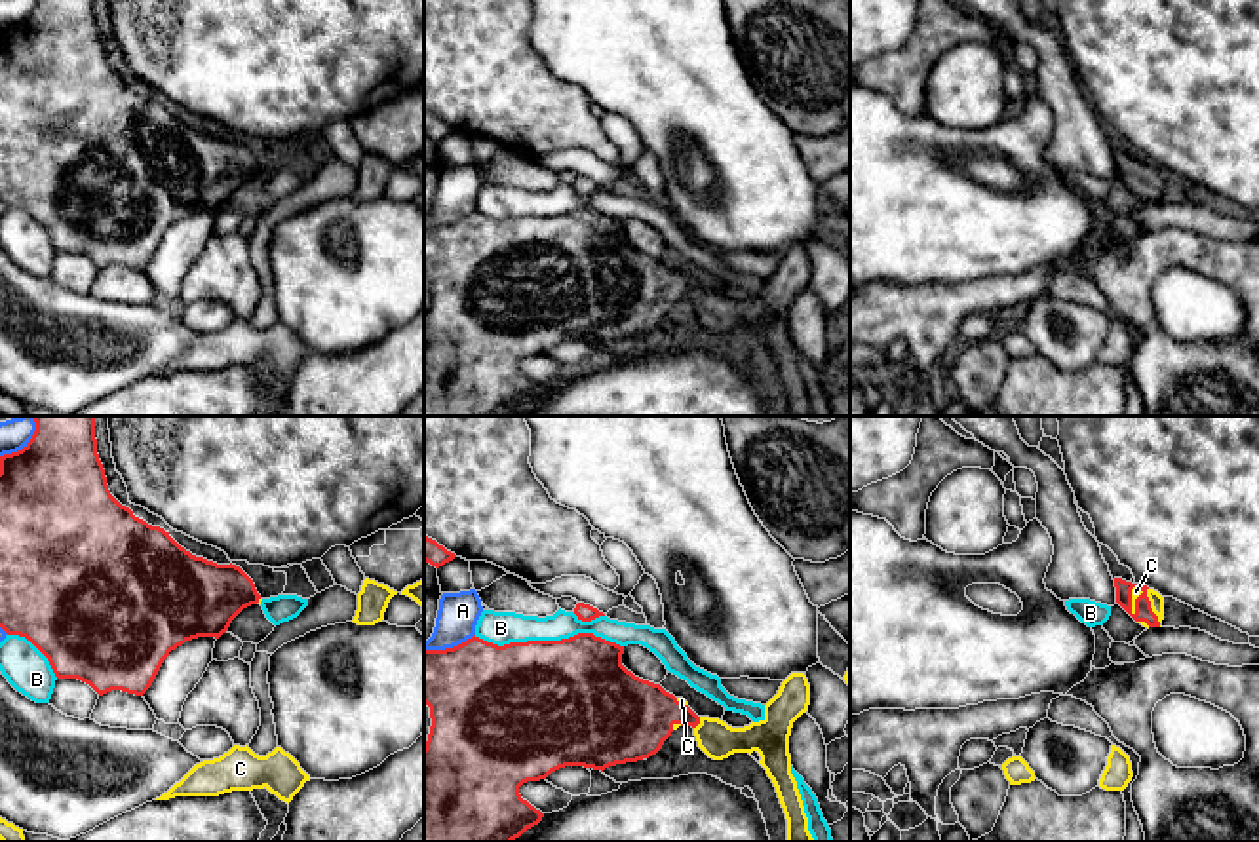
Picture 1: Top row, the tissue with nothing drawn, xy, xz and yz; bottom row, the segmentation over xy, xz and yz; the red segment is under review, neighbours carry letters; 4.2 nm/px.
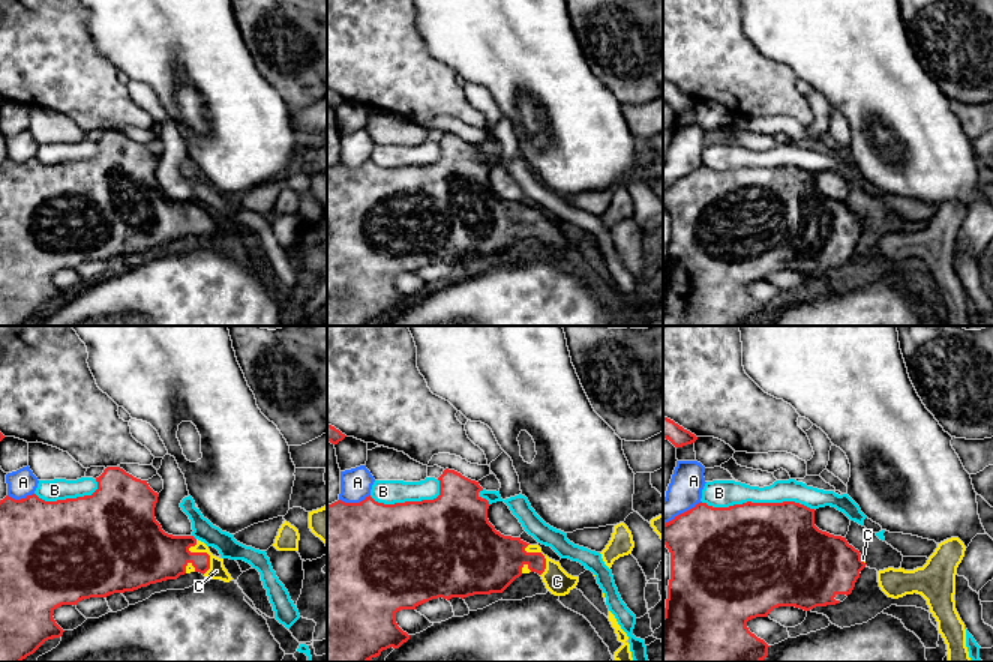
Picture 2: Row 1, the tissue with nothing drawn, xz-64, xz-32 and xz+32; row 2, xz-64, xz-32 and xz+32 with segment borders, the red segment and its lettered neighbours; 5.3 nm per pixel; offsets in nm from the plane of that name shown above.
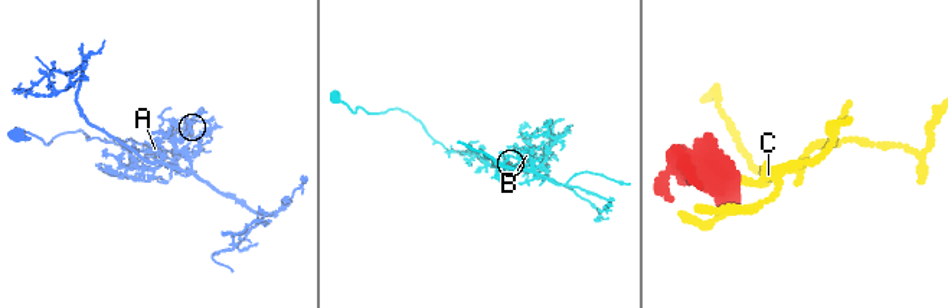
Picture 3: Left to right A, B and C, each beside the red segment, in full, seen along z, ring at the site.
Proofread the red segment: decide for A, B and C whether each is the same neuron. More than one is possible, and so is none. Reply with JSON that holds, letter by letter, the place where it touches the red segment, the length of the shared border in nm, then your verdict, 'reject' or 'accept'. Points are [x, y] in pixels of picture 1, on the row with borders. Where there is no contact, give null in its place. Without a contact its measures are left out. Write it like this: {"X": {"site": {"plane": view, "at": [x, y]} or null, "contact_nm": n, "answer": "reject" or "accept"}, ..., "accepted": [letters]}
{"A": {"site": {"plane": "xy", "at": [27, 443]}, "contact_nm": 220, "answer": "reject"}, "B": {"site": {"plane": "xz", "at": [548, 641]}, "contact_nm": 650, "answer": "reject"}, "C": {"site": {"plane": "yz", "at": [1149, 603]}, "contact_nm": 200, "answer": "accept"}, "accepted": ["C"]}

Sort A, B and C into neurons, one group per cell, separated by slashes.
A / B / C

